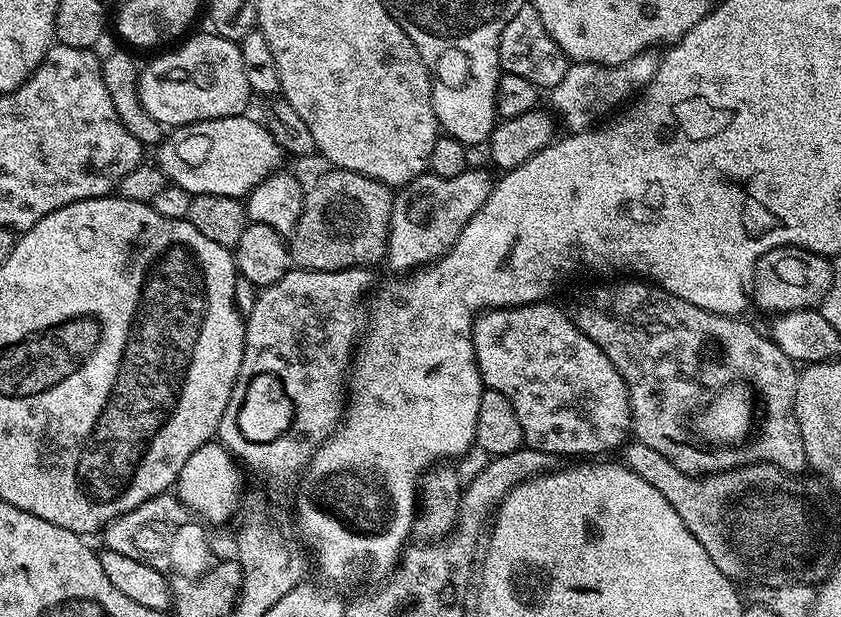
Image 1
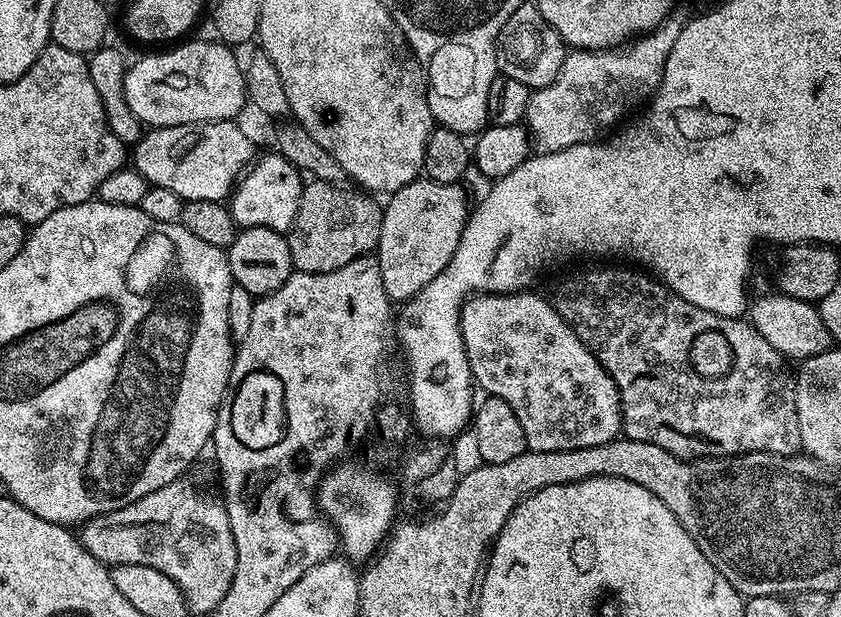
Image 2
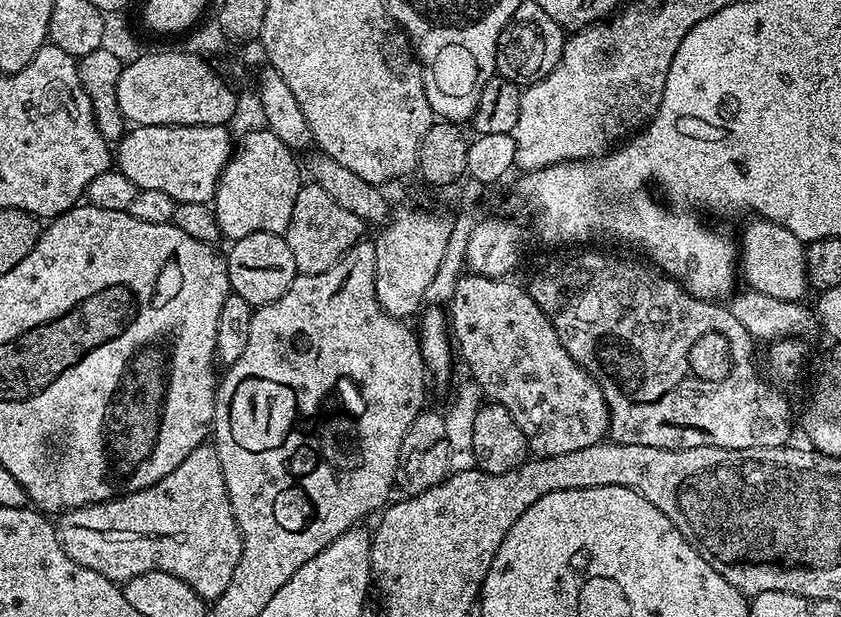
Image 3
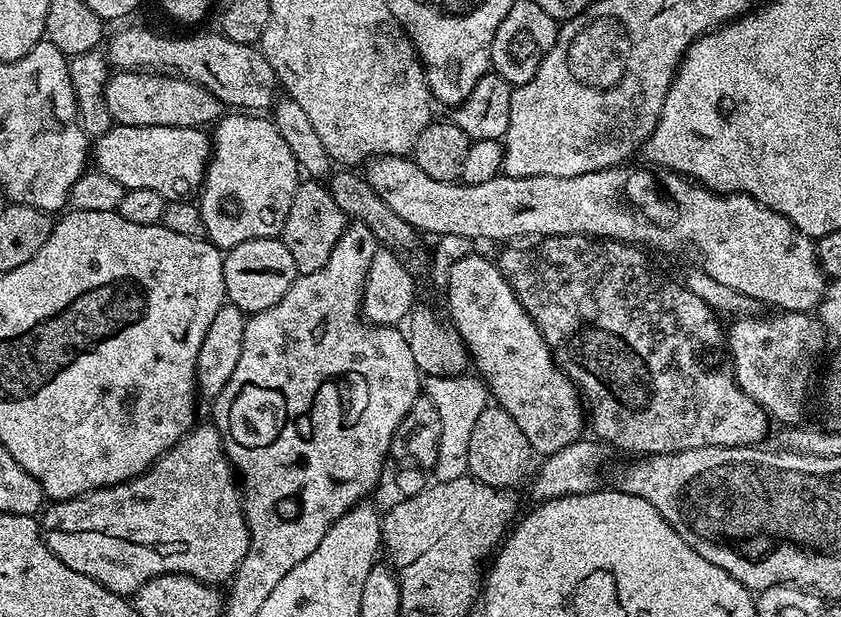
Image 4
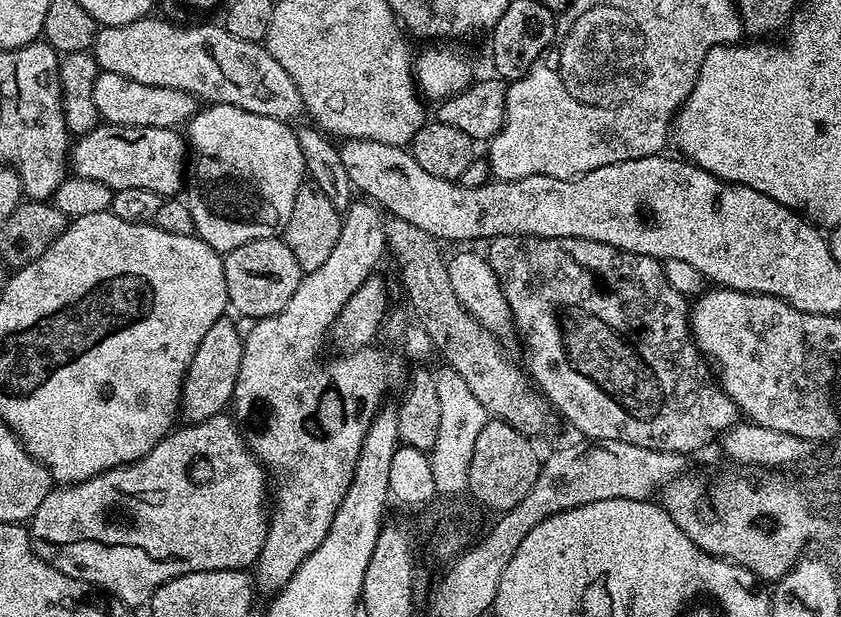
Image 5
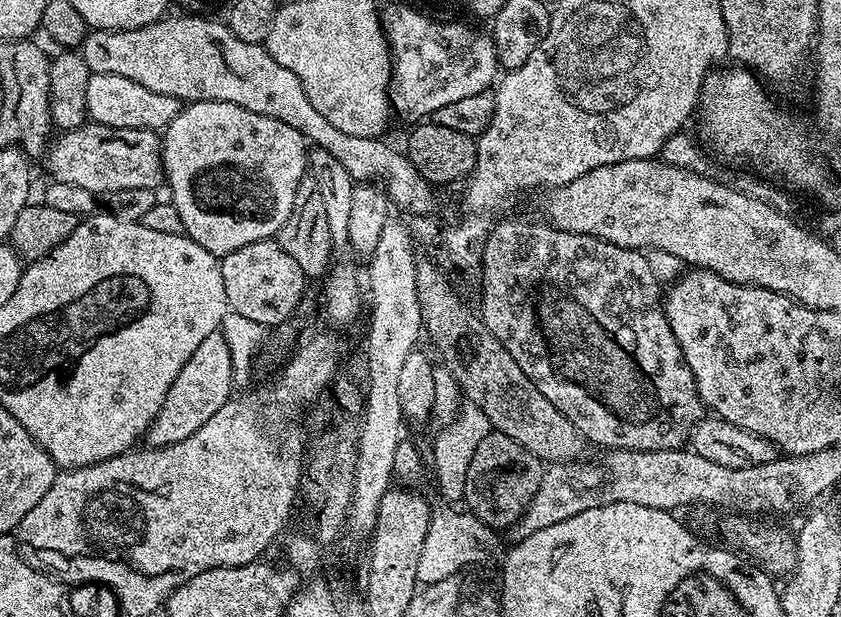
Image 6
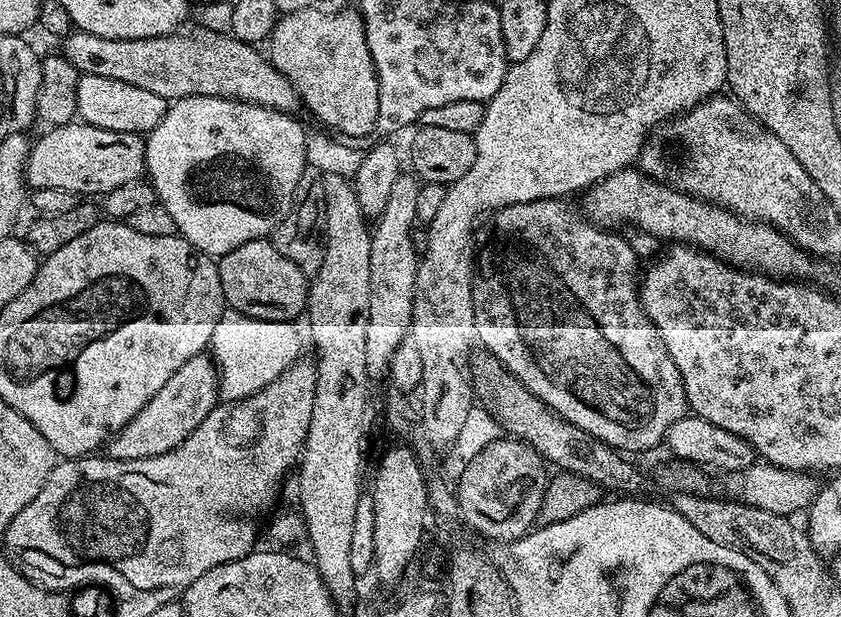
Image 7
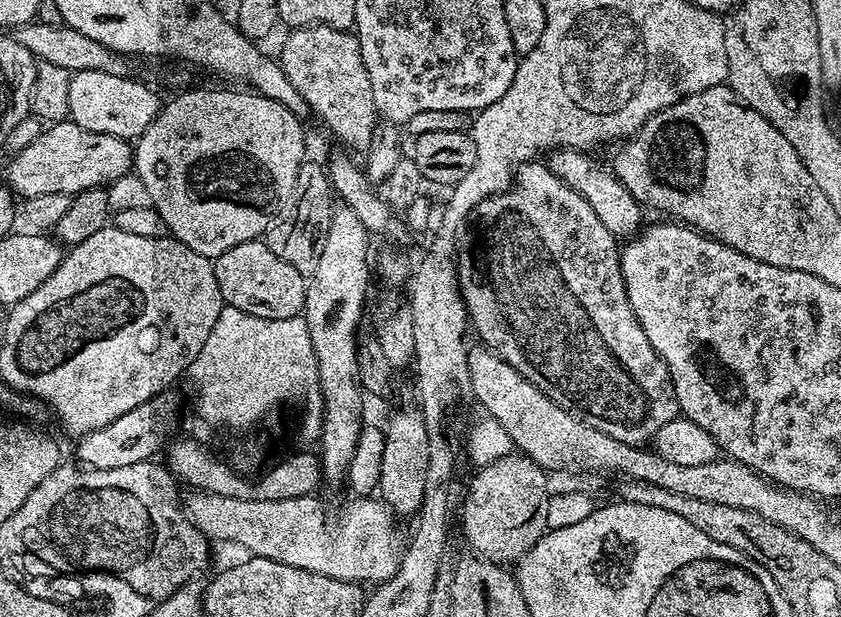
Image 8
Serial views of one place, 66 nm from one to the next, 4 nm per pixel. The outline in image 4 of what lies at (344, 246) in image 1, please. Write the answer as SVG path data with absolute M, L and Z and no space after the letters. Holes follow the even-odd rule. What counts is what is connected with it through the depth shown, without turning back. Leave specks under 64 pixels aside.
M305 179L294 190L294 198L290 202L290 214L286 214L286 222L282 239L286 250L294 257L294 266L299 275L314 274L314 270L322 270L334 250L334 246L342 238L346 227L346 217L334 202L331 192L319 180Z

